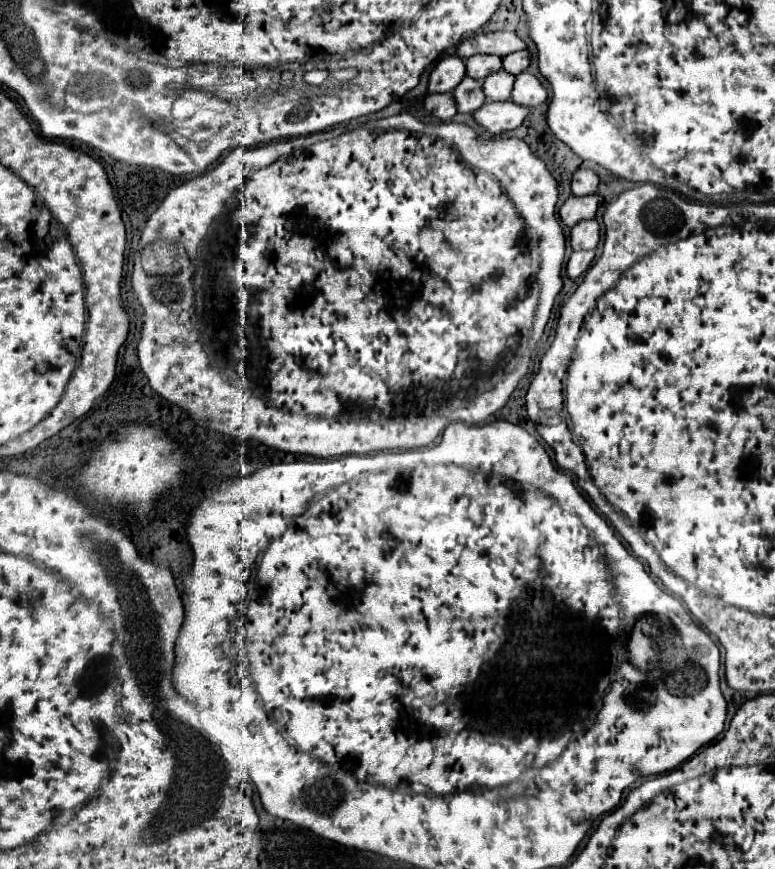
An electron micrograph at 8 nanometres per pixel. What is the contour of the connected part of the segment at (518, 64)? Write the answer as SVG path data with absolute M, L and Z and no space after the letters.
M520 50L520 52L512 52L506 58L502 58L502 68L510 74L520 74L530 66L530 52L528 50Z

